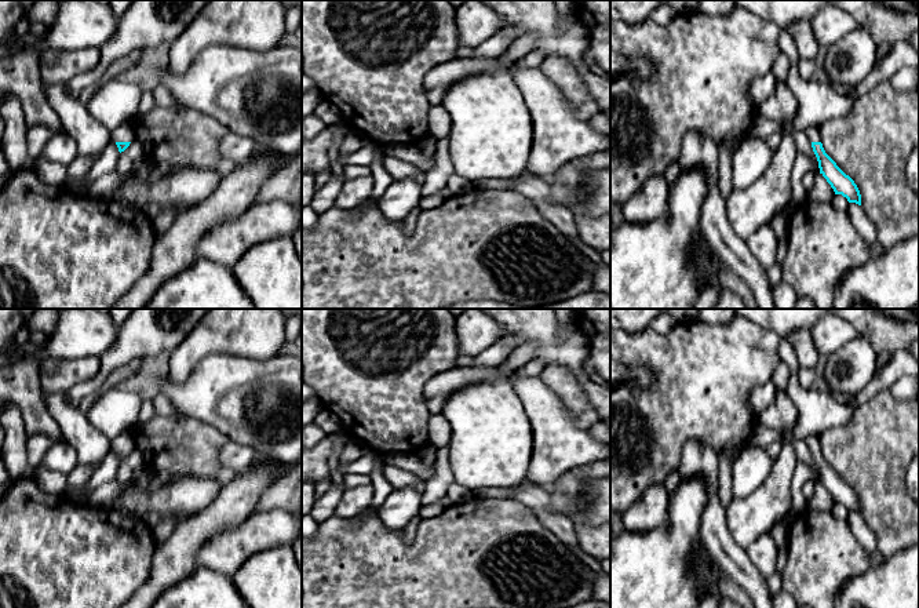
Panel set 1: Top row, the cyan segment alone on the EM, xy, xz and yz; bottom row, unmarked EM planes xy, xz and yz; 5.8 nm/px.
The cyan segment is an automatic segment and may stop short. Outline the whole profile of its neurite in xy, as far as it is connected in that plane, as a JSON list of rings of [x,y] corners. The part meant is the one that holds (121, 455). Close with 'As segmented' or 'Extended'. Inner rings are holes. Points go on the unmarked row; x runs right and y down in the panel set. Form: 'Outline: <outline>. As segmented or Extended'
Outline: [[[134,427],[123,430],[121,434],[110,443],[110,449],[117,454],[120,462],[124,460],[134,448]]]. Extended

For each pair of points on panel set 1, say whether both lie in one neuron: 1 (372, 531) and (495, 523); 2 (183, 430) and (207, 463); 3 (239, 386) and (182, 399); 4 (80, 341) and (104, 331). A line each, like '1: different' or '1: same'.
1: same
2: same
3: same
4: same

